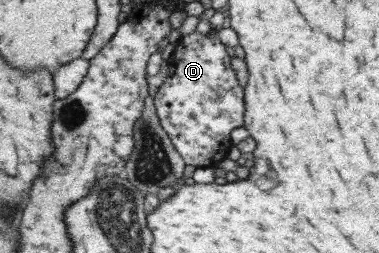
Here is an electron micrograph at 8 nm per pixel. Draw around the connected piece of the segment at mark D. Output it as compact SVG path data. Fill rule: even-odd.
M191 31L174 44L167 76L152 97L154 112L184 165L214 167L233 146L229 133L243 123L243 92L229 66L229 54L216 32L201 35ZM213 32L214 37L209 33Z

